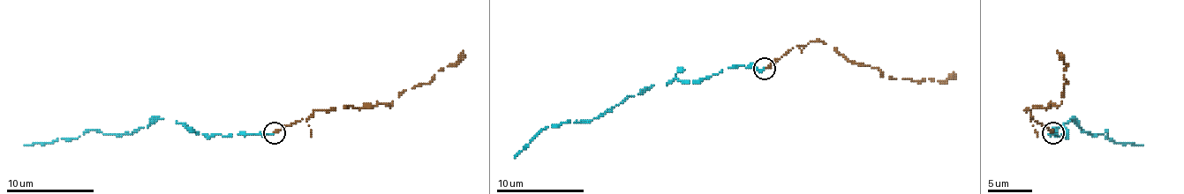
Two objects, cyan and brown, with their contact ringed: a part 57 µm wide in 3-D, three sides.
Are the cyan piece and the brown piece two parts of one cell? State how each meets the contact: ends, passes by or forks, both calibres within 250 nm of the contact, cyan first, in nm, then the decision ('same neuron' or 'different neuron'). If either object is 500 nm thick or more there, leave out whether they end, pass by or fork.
cyan ends there; brown ends there; 170 nm thick on the cyan side, 240 nm on the other; same neuron

